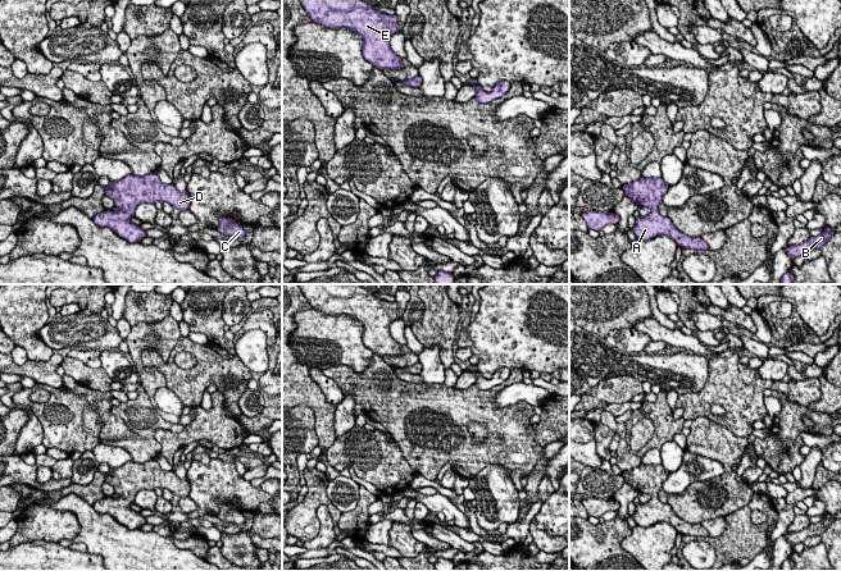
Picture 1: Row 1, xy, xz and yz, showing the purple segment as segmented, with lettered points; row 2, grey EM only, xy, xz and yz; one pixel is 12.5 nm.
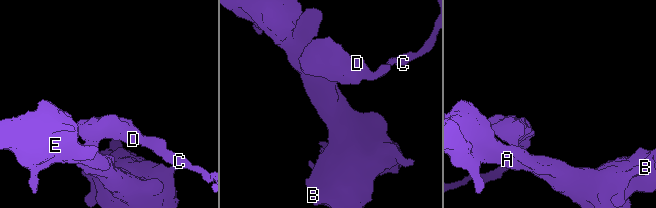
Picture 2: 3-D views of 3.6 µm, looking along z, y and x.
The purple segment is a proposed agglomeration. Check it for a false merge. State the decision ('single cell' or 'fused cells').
single cell

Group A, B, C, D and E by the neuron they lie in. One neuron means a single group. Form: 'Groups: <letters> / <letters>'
Groups: A B C D E

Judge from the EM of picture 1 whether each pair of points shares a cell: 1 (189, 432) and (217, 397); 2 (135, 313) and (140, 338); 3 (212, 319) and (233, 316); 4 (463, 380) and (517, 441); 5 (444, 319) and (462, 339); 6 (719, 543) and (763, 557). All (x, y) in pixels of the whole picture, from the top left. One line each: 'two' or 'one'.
1: one
2: two
3: two
4: two
5: two
6: two

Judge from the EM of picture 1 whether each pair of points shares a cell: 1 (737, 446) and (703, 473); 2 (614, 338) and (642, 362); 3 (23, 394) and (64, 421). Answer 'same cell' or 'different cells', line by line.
1: different cells
2: different cells
3: same cell

